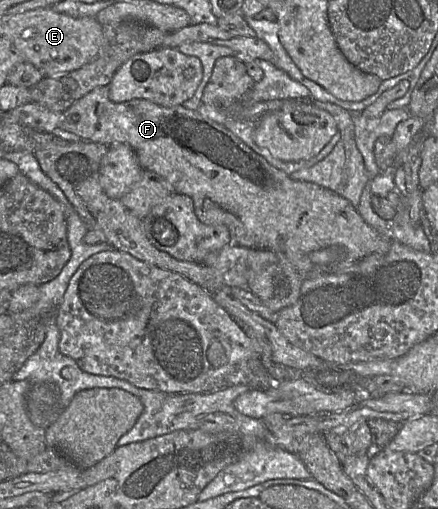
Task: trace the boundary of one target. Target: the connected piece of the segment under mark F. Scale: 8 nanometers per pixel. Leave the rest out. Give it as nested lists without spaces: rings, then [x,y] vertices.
[[[99,86],[79,100],[75,101],[65,112],[63,112],[58,127],[76,135],[83,141],[91,141],[105,145],[129,145],[135,152],[142,169],[154,172],[160,176],[167,183],[172,192],[187,195],[193,200],[195,213],[202,223],[206,225],[226,226],[231,233],[234,244],[251,249],[249,252],[249,278],[247,288],[261,300],[263,305],[277,314],[282,309],[293,305],[298,300],[301,285],[314,267],[312,262],[313,253],[328,247],[337,247],[342,249],[352,262],[356,263],[364,257],[374,253],[385,254],[390,248],[391,239],[386,234],[379,233],[369,226],[363,220],[357,208],[354,207],[347,199],[317,184],[293,180],[285,172],[275,168],[262,156],[255,153],[223,124],[219,124],[213,120],[203,117],[197,112],[197,110],[187,109],[183,105],[163,107],[146,99],[133,99],[123,103],[114,103],[109,99],[109,86]]]

